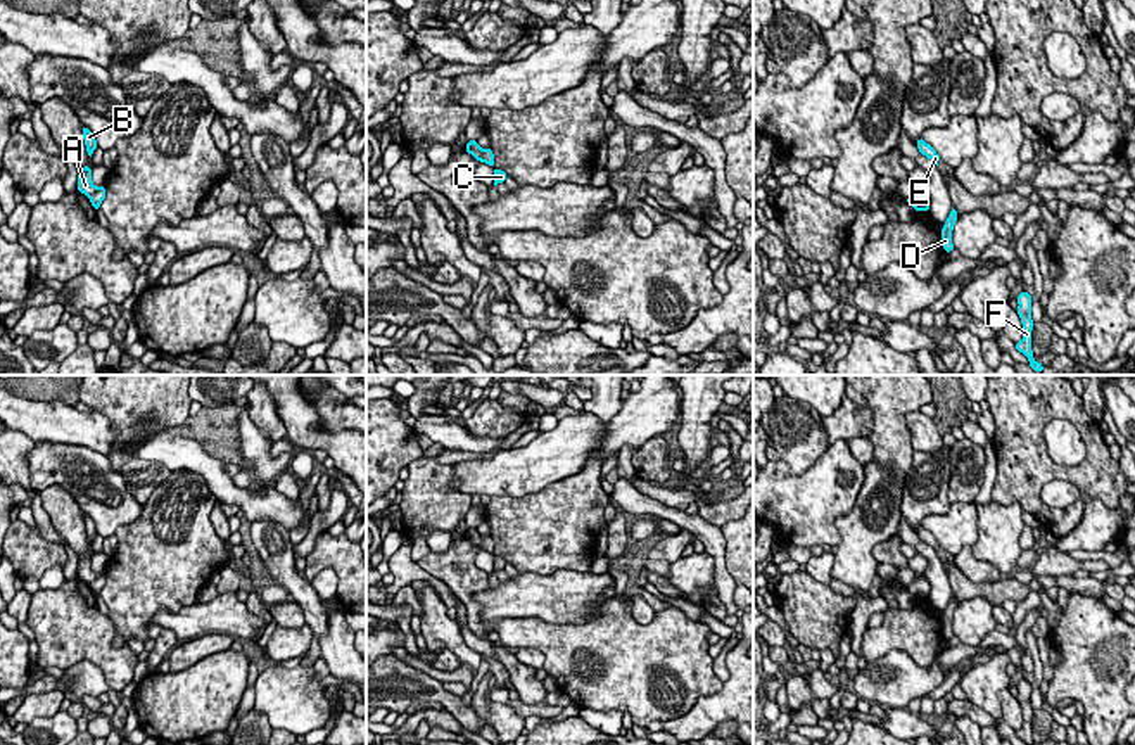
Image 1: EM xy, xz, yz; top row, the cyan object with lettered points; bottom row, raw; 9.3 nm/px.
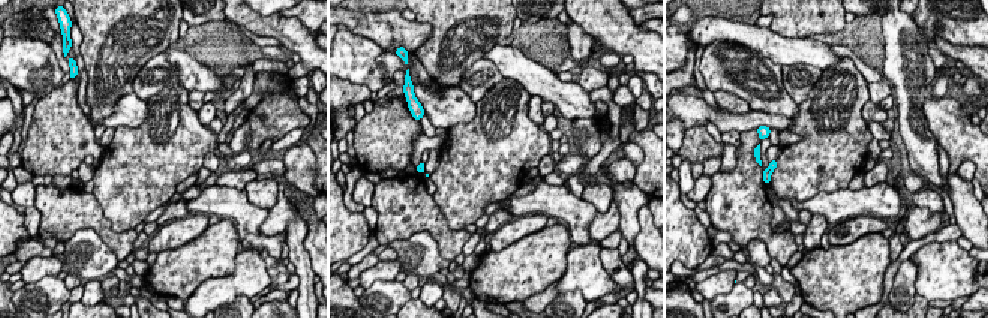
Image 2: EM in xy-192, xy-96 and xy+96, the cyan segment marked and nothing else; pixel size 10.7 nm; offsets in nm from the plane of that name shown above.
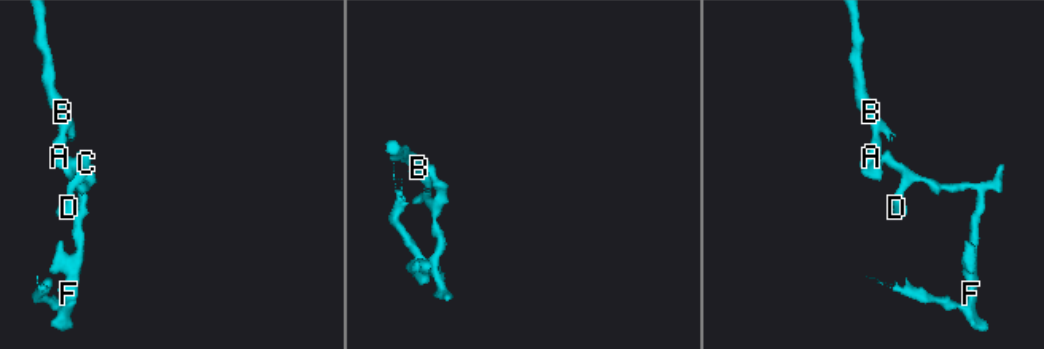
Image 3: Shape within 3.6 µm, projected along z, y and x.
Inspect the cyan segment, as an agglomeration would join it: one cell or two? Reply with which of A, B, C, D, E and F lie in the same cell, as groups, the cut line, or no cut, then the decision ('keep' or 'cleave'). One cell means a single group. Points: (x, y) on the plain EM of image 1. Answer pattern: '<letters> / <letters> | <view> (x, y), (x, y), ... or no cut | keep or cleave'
A B E / C D F | xz (482, 536), (479, 547) | cleave

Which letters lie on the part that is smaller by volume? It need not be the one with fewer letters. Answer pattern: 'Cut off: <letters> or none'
Cut off: C, D, F

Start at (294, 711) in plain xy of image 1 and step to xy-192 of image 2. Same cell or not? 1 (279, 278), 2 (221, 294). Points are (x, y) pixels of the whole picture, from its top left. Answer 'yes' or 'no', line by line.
1: no
2: yes

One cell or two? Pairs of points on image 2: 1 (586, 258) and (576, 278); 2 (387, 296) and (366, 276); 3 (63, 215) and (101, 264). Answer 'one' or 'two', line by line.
1: one
2: two
3: two

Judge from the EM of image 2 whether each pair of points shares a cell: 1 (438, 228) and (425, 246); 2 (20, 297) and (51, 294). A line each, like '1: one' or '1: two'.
1: two
2: one

